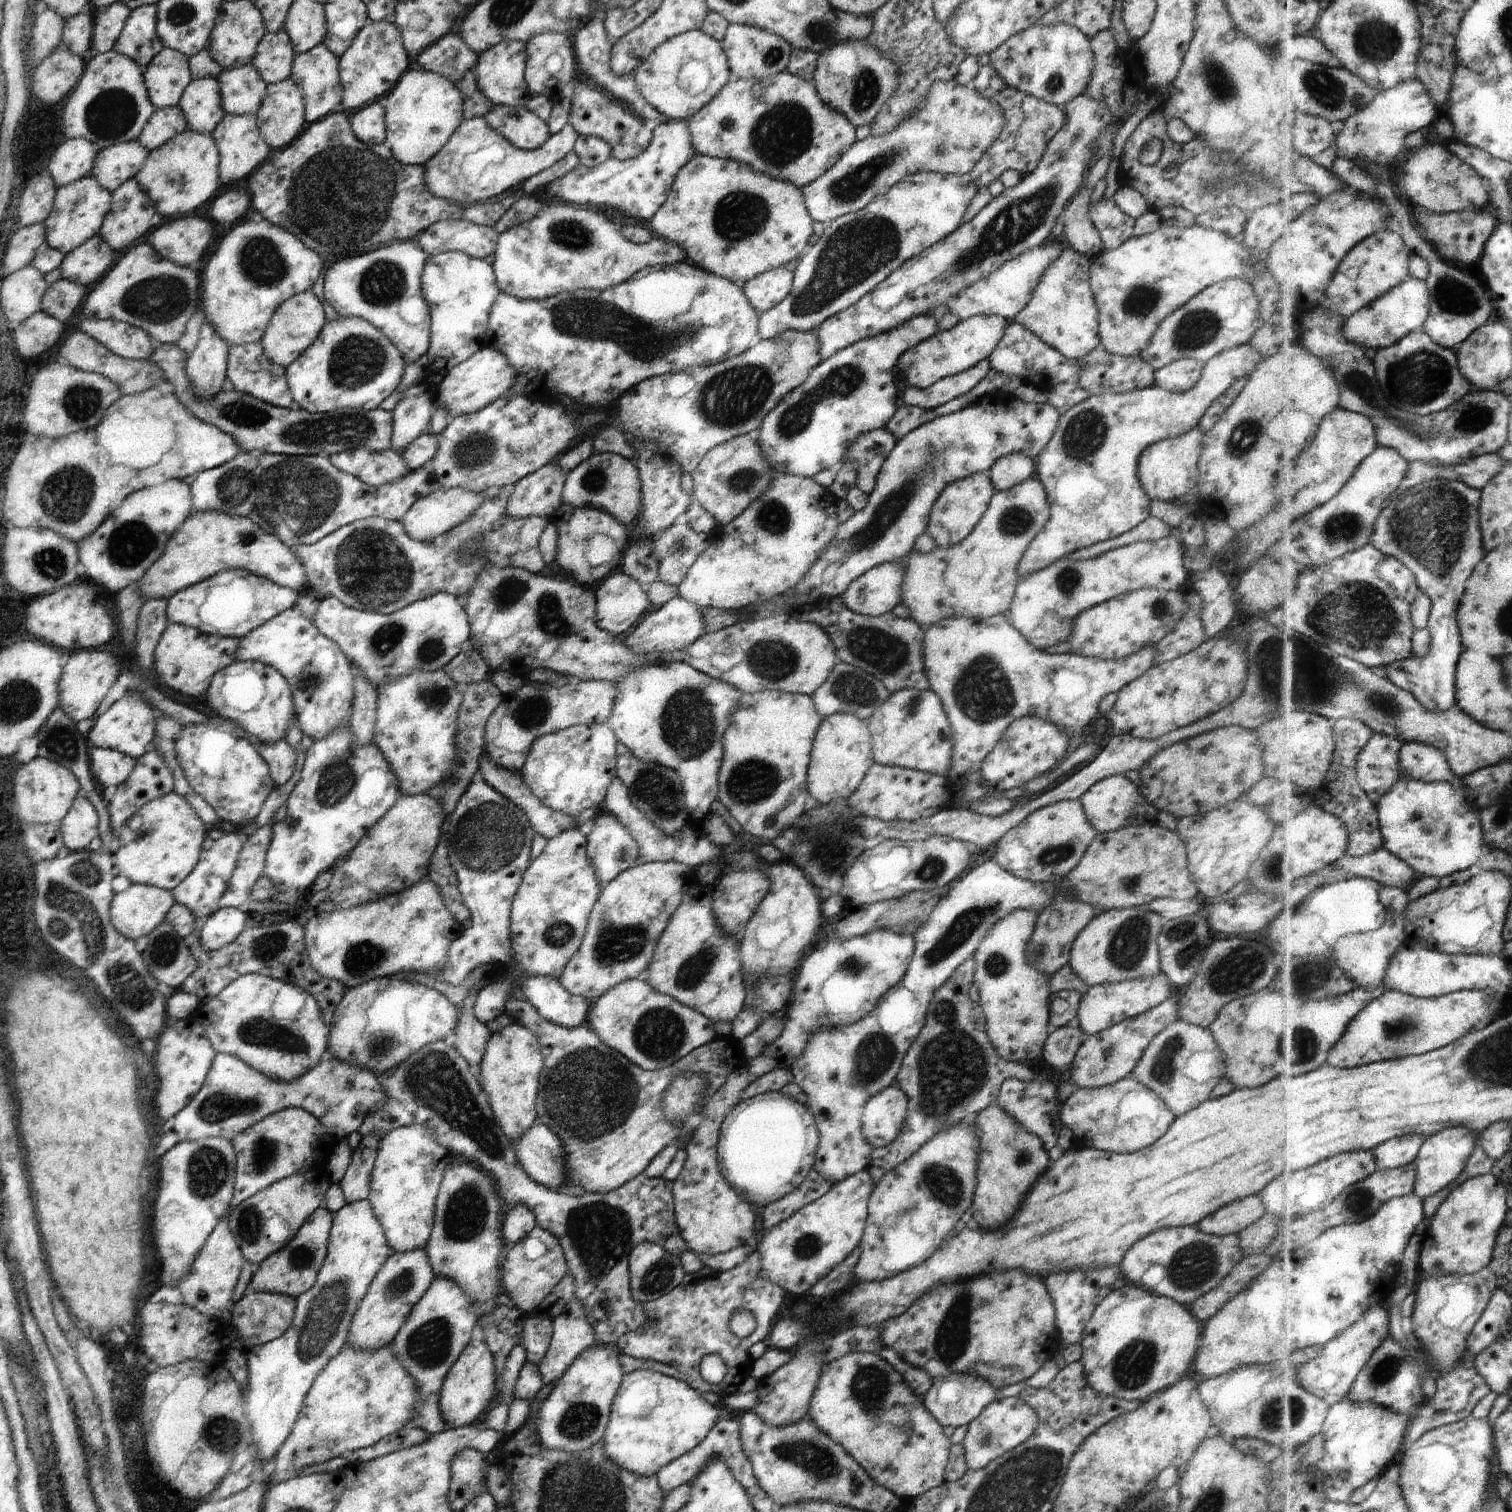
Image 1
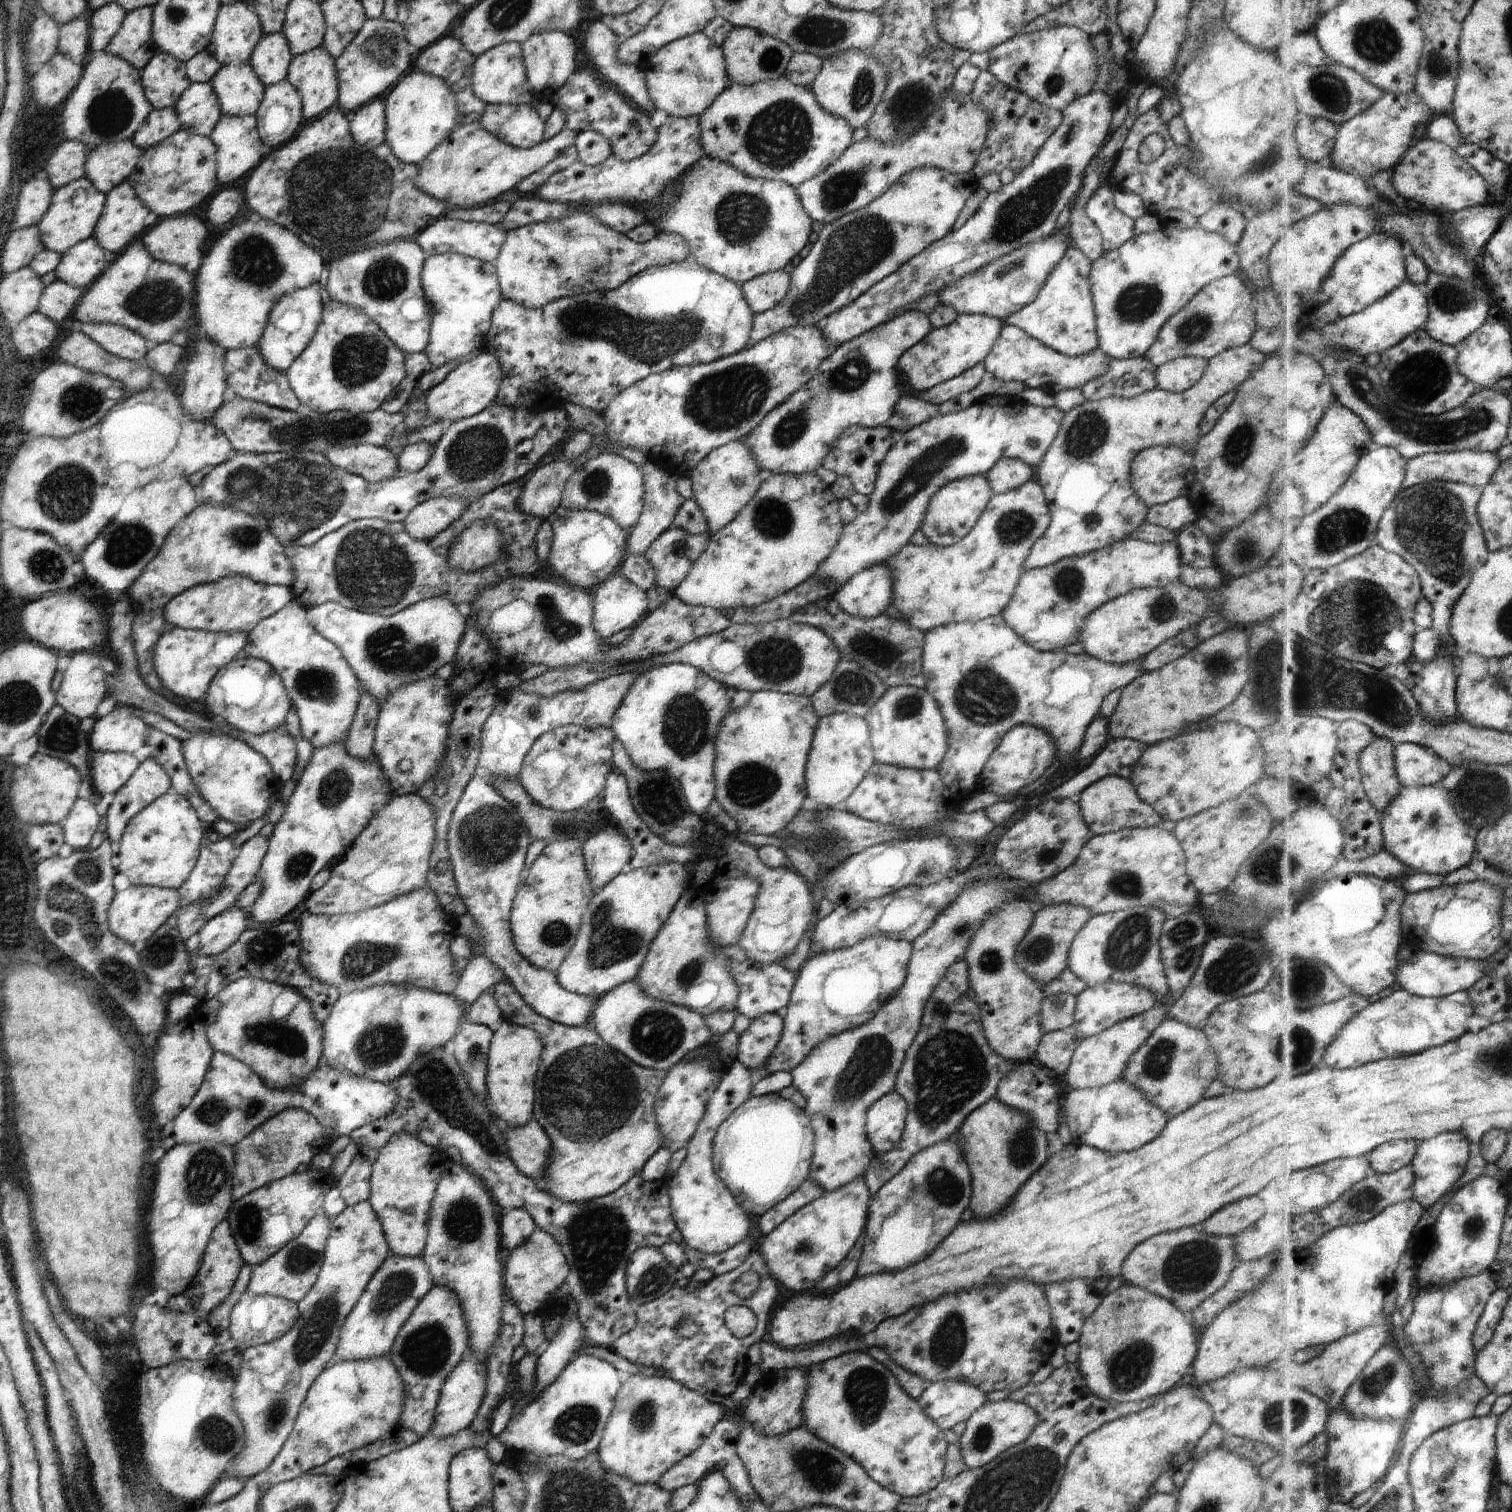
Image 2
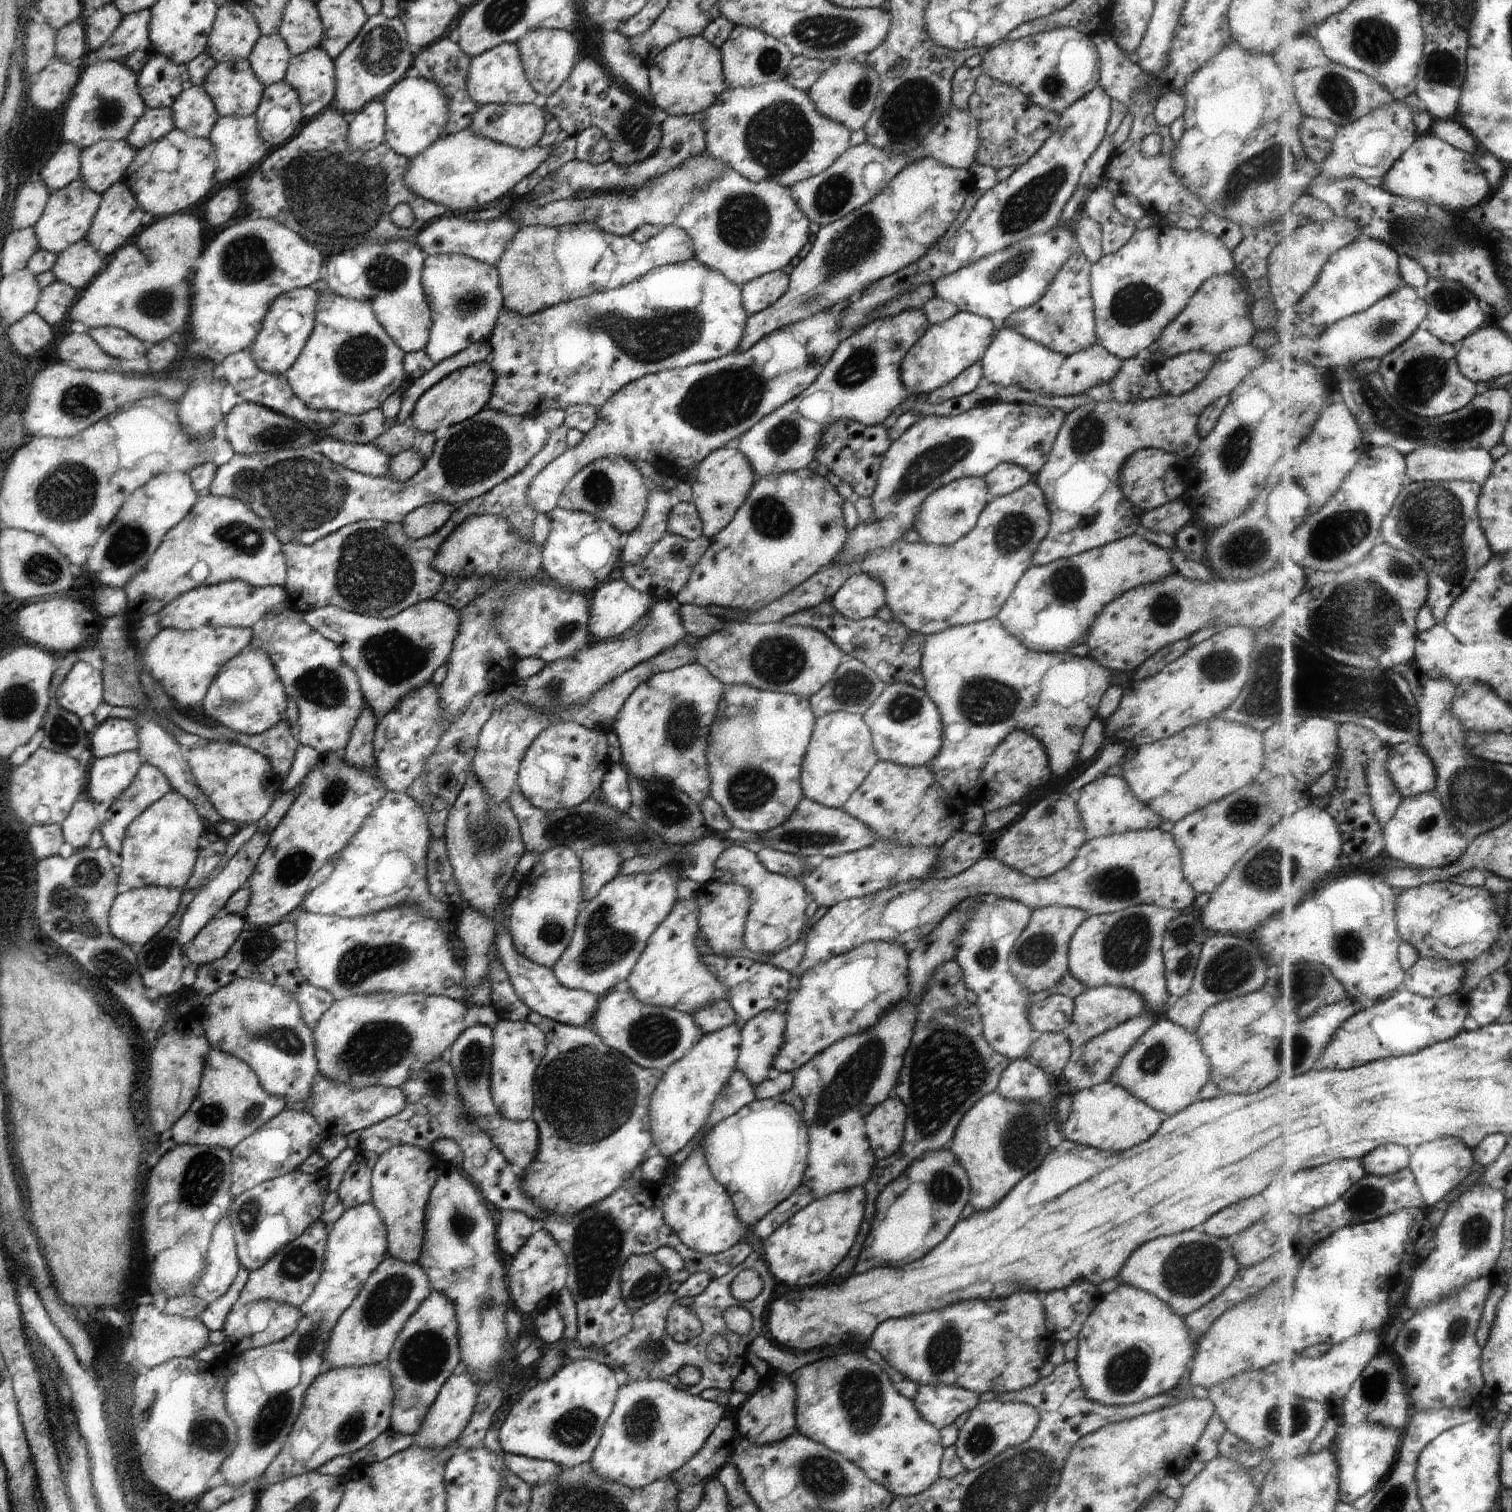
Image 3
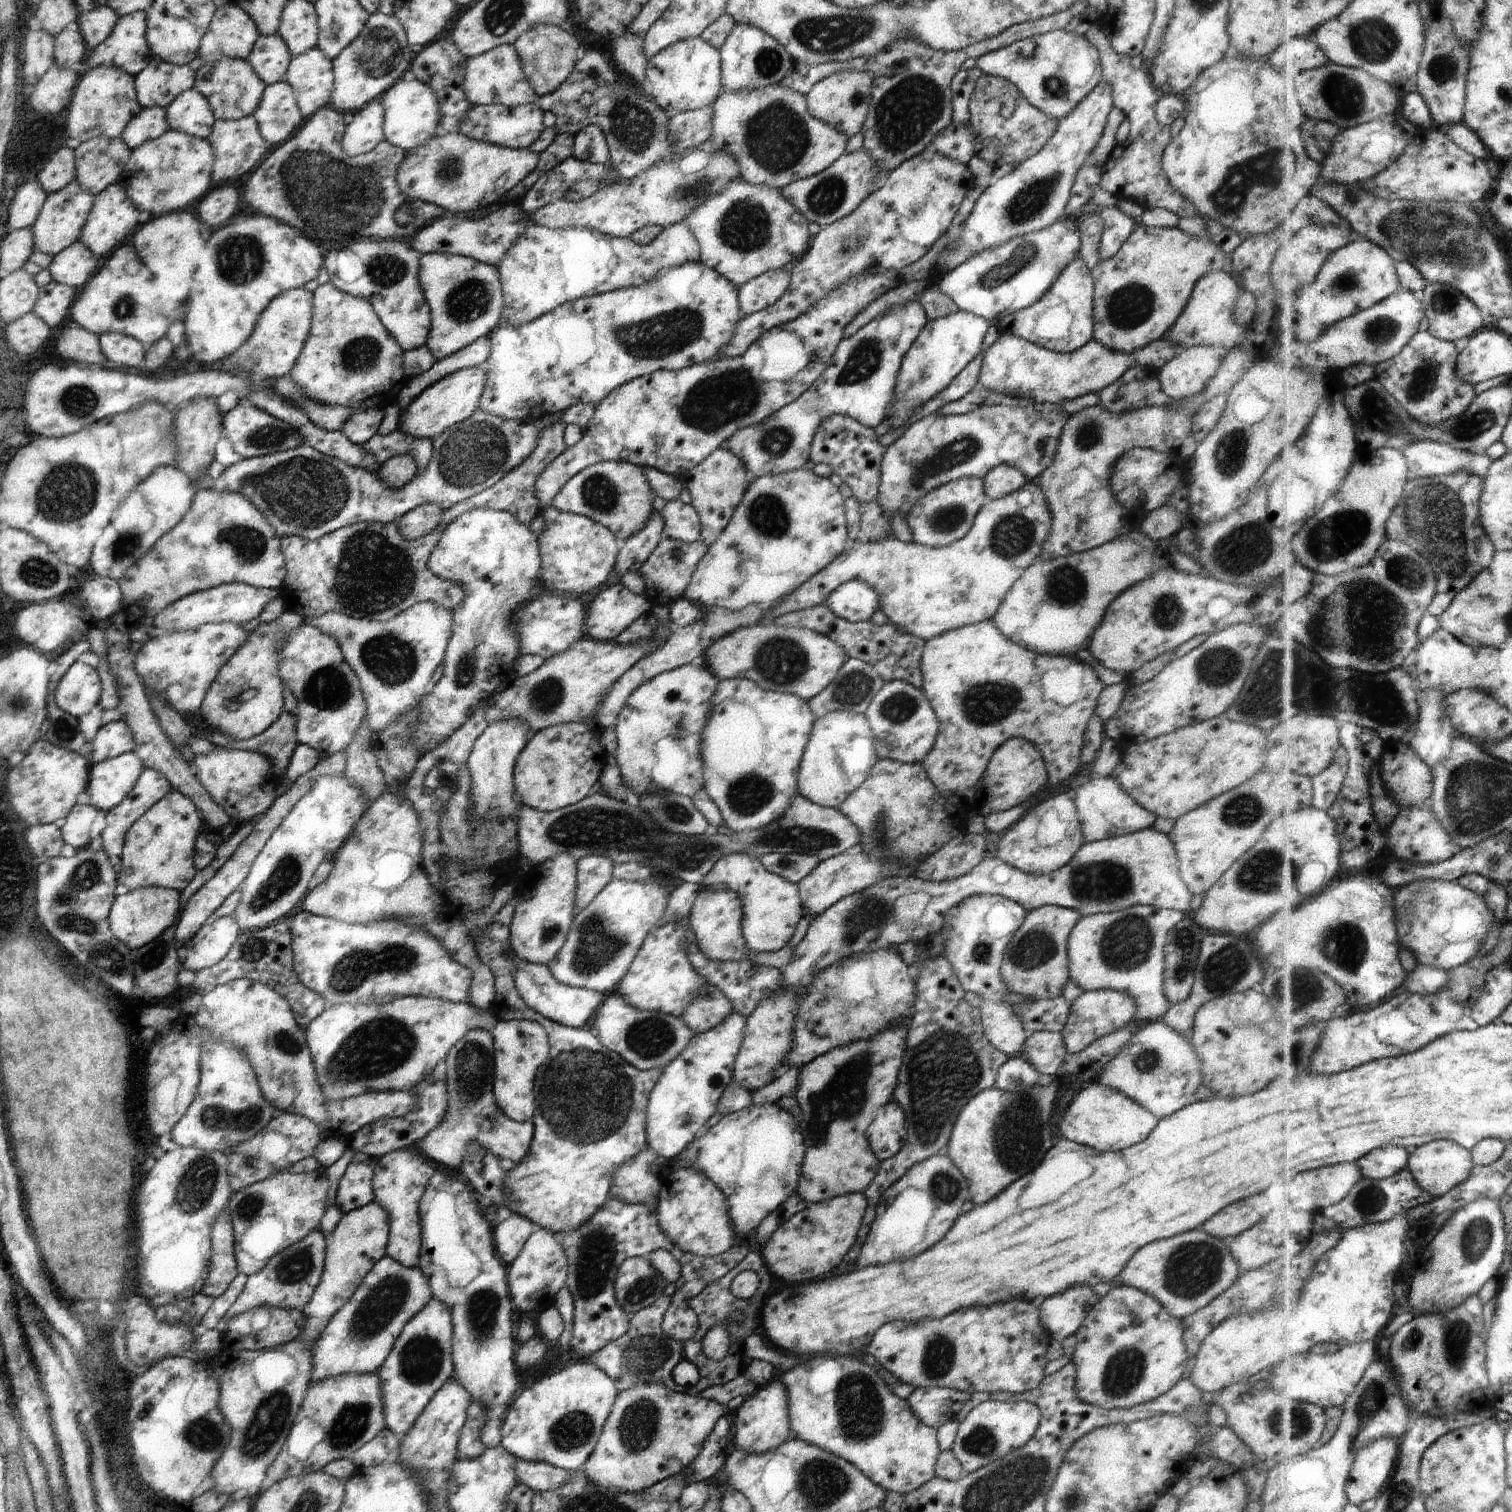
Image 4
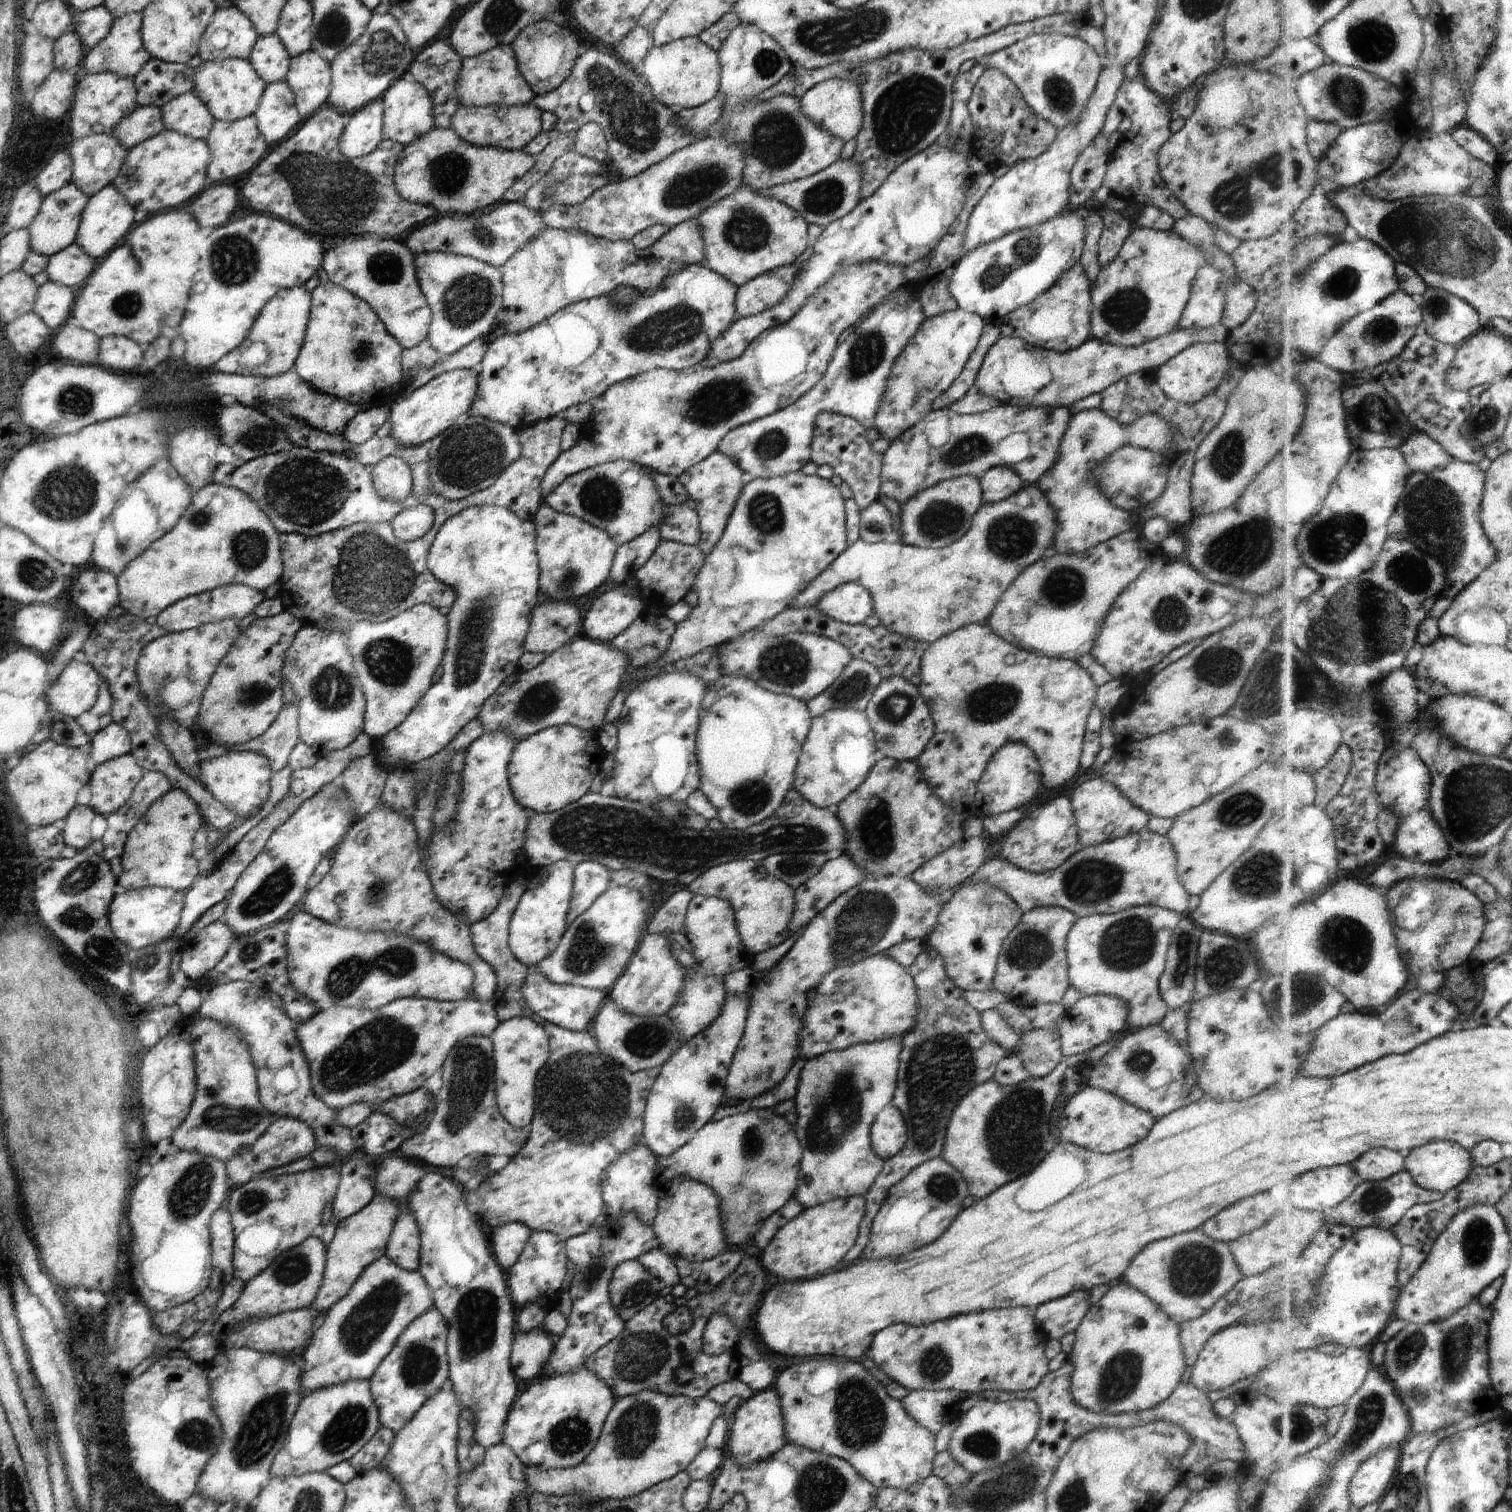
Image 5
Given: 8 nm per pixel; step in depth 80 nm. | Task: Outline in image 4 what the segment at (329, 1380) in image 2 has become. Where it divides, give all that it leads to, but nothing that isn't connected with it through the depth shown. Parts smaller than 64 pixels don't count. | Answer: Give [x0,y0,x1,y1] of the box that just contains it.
[267,1373,386,1482]

